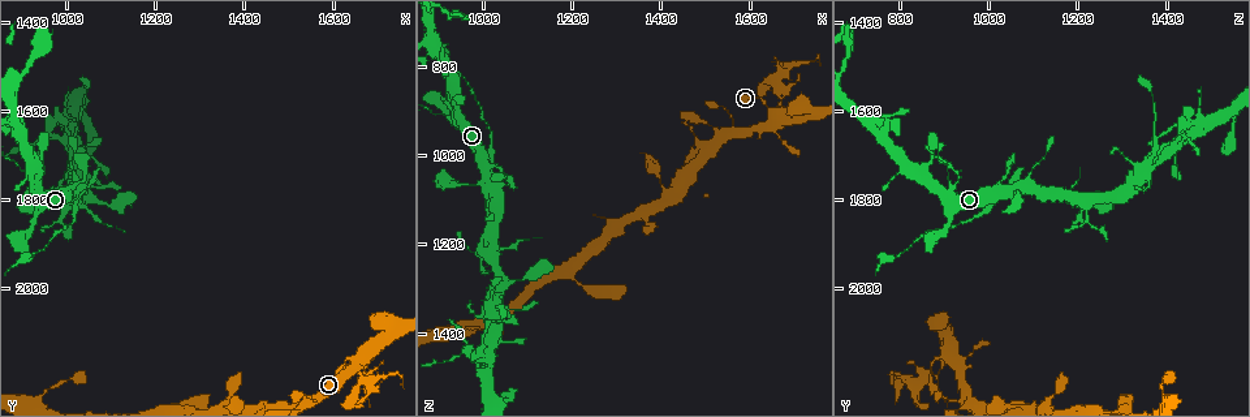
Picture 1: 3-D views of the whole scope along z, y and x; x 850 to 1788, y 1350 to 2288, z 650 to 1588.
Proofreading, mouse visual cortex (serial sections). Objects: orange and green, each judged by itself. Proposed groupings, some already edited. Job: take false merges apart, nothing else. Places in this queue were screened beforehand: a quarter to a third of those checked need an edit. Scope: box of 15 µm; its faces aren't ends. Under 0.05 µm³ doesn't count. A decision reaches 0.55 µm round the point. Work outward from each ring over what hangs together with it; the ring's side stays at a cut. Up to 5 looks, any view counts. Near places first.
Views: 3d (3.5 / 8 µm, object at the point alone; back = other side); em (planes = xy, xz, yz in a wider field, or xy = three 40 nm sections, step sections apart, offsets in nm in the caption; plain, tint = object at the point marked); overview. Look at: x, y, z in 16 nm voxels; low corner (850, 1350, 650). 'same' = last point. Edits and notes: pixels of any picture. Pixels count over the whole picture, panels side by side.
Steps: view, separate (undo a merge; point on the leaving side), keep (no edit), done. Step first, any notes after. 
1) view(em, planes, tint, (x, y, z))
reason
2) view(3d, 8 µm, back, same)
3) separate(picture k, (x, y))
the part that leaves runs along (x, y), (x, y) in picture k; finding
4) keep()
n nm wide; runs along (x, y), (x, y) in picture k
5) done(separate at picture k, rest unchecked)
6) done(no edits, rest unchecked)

view(3d, 3.5 µm, (1665, 2190, 860))
a fork

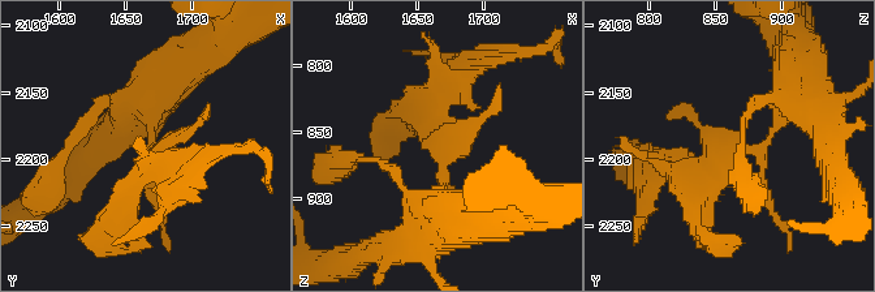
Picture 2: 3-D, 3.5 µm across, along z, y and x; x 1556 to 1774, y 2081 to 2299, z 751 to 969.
view(em, xy, step 1, tint, (1666, 2196, 862))
now the EM

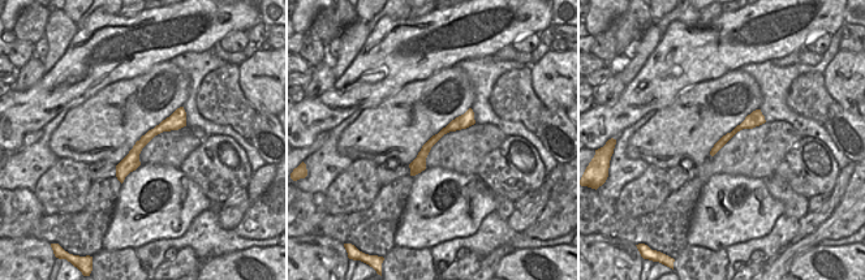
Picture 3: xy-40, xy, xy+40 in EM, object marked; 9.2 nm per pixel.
separate(picture 2, (720, 185))
the part that leaves runs along (733, 151), (714, 163), (643, 155) in picture 2; two cells meet here

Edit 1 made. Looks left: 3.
view(3d, 3.5 µm, back, (1565, 2250, 940))
side arm on a straight run

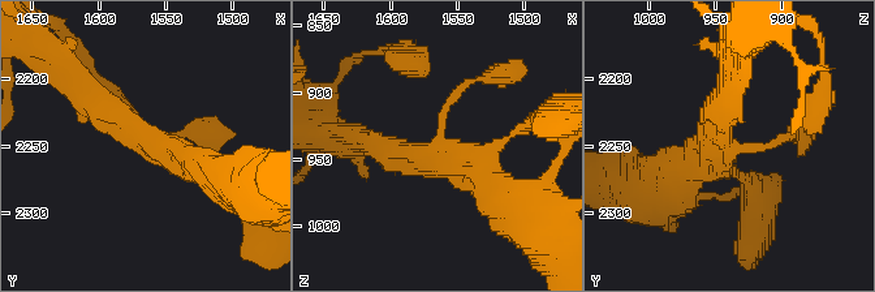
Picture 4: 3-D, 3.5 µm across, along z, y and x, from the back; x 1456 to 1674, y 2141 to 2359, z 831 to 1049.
view(em, xy, step 1, tint, (1566, 2248, 942))
need the tissue

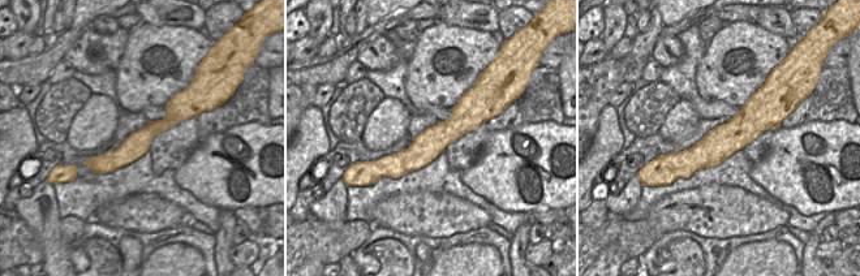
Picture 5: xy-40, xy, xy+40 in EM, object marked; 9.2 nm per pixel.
keep()
runs along (373, 144), (429, 157), (448, 101), (477, 81) in picture 4; one cell here

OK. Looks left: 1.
done(separate at picture 2, rest unchecked)

